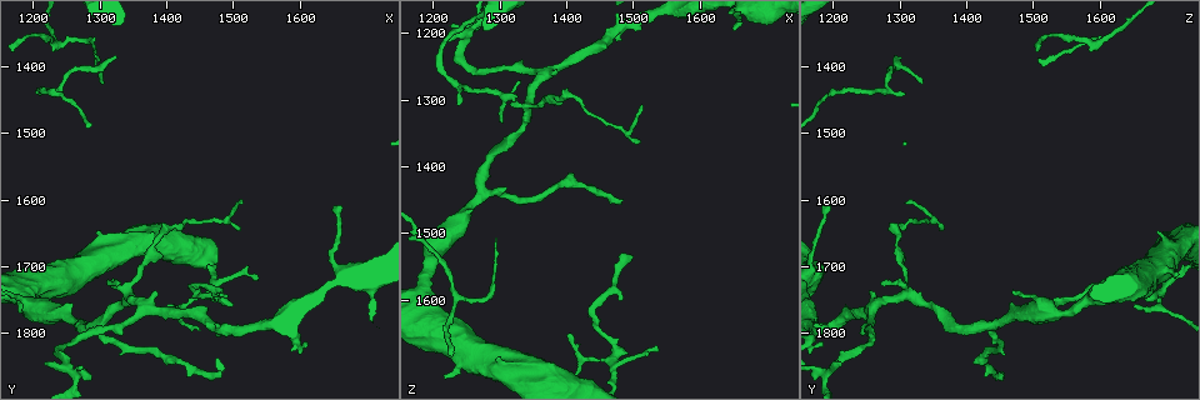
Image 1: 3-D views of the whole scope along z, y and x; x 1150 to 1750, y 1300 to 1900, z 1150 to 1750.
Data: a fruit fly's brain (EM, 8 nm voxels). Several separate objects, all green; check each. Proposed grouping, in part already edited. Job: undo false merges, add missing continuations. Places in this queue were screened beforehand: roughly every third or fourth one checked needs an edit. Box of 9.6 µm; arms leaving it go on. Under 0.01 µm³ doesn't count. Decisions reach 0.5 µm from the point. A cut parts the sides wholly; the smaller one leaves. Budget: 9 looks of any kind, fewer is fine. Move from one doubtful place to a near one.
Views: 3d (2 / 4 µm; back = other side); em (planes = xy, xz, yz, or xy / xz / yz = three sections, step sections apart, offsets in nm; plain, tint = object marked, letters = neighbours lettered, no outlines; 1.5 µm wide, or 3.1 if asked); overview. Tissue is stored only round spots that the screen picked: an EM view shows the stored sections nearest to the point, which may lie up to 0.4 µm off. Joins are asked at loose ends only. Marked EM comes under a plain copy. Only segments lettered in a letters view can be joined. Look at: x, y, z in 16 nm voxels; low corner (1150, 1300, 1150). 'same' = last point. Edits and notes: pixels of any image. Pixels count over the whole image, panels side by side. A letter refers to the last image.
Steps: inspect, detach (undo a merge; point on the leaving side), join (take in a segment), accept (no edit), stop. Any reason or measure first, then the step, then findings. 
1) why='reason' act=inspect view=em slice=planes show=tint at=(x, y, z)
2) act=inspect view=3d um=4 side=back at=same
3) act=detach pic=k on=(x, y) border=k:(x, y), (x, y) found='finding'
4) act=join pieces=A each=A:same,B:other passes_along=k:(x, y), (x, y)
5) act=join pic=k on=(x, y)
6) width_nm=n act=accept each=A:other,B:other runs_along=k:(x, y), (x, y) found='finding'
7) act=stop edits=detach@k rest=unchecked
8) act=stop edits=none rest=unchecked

why='end of a long branch' act=inspect view=3d um=2 at=(1485, 1855, 1450)

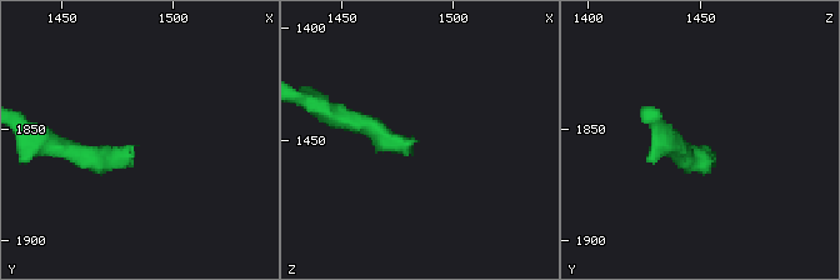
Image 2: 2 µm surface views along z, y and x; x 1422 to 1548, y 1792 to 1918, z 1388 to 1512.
act=inspect view=em slice=xz step=4 show=tint at=(1481, 1857, 1453)

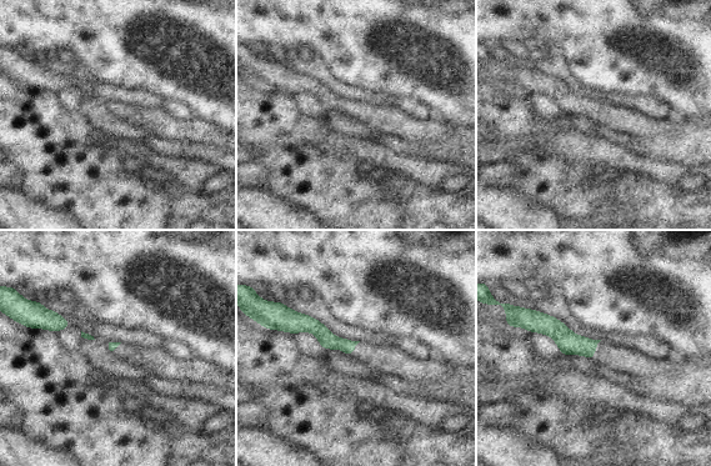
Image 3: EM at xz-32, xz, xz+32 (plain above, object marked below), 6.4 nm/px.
why='another direction' act=inspect view=em slice=planes show=letters at=same

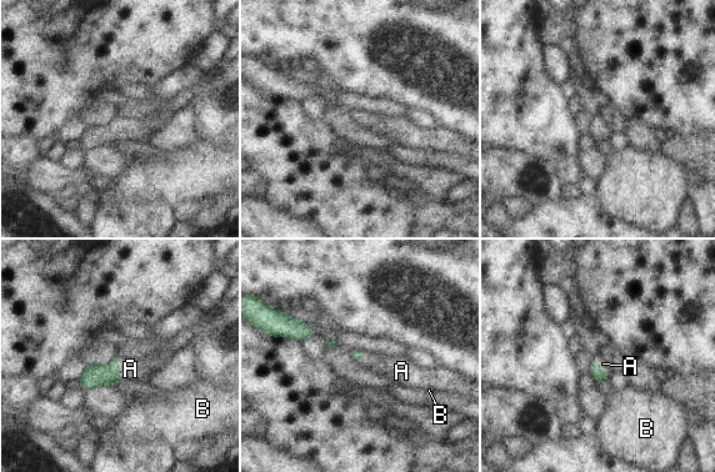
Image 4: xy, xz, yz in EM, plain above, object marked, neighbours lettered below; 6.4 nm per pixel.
act=join pieces=A each=A:same,B:other passes_along=4:(108, 375), (119, 370), (130, 368) found='the neuron continues'

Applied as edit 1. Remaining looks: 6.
why='branch stops here' act=inspect view=3d um=2 side=back at=(1500, 1755, 1530)

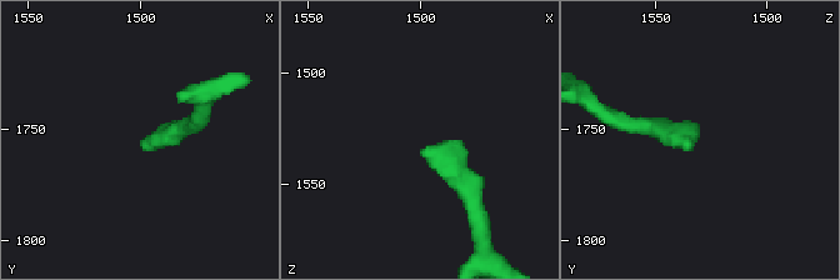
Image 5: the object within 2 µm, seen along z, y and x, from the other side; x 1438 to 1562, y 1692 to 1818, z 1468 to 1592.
act=inspect view=em slice=planes show=letters at=(1499, 1758, 1535)

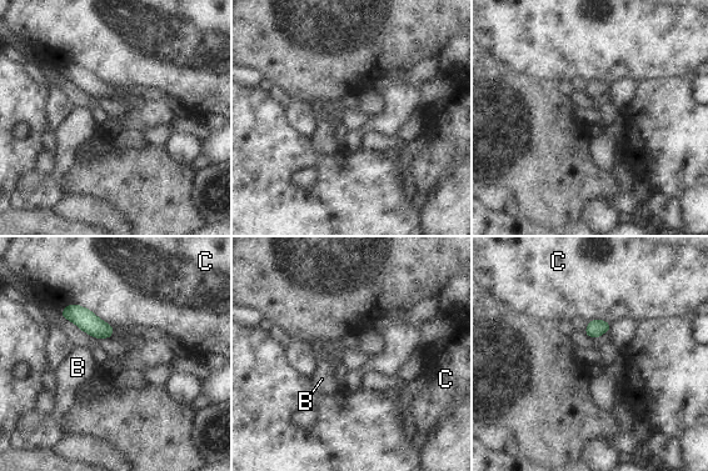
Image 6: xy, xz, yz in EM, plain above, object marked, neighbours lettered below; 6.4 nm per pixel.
act=accept each=B:other,C:other border=6:(71, 302), (88, 307), (111, 326) found='no lettered segment goes on from it'

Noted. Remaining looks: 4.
why='sharp bend' act=inspect view=3d um=2 at=(1265, 1865, 1185)

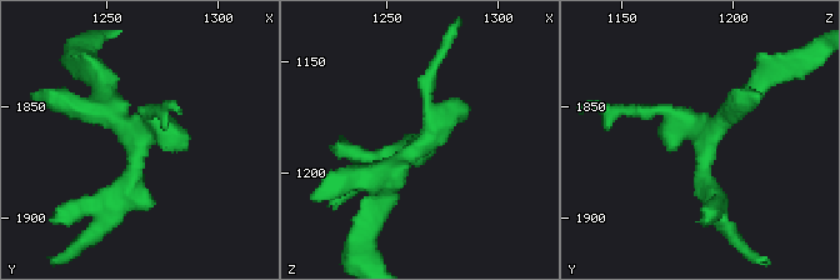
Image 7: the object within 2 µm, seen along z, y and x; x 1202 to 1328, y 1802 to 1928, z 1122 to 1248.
why='need the tissue' act=inspect view=em slice=yz step=4 show=tint at=(1266, 1861, 1187)

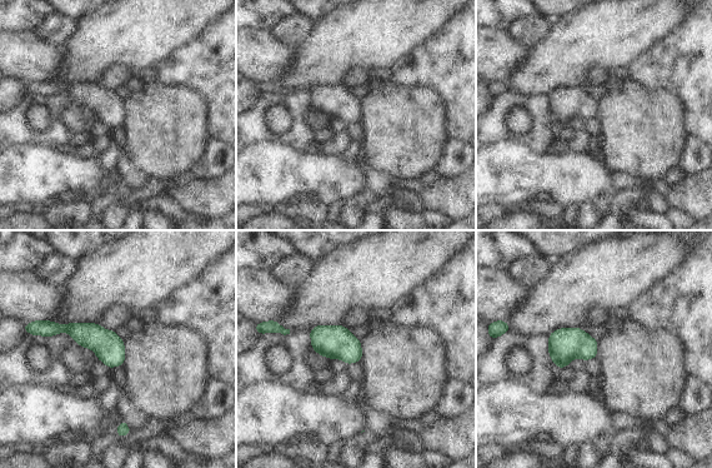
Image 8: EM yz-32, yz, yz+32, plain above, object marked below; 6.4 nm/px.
why='cut it another way' act=inspect view=em slice=planes show=letters at=same

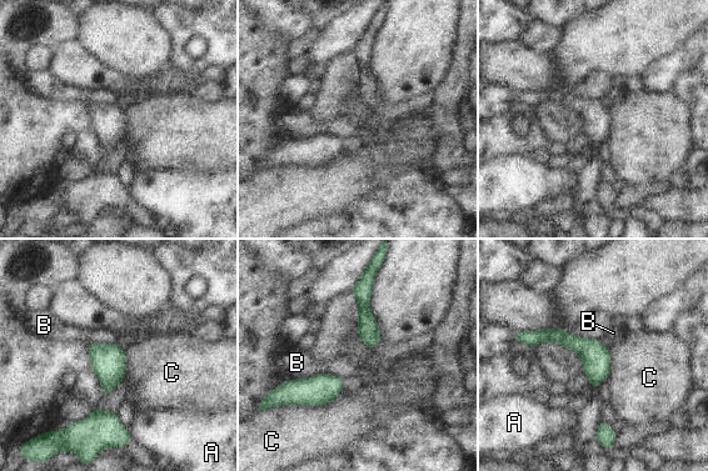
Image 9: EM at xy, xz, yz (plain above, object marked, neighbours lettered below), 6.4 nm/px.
width_nm=180 longest_contact=C:360nm act=accept each=A:other,B:other,C:other found='one neuron here'

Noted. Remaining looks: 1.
act=stop edits=join@4 rest=unchecked

